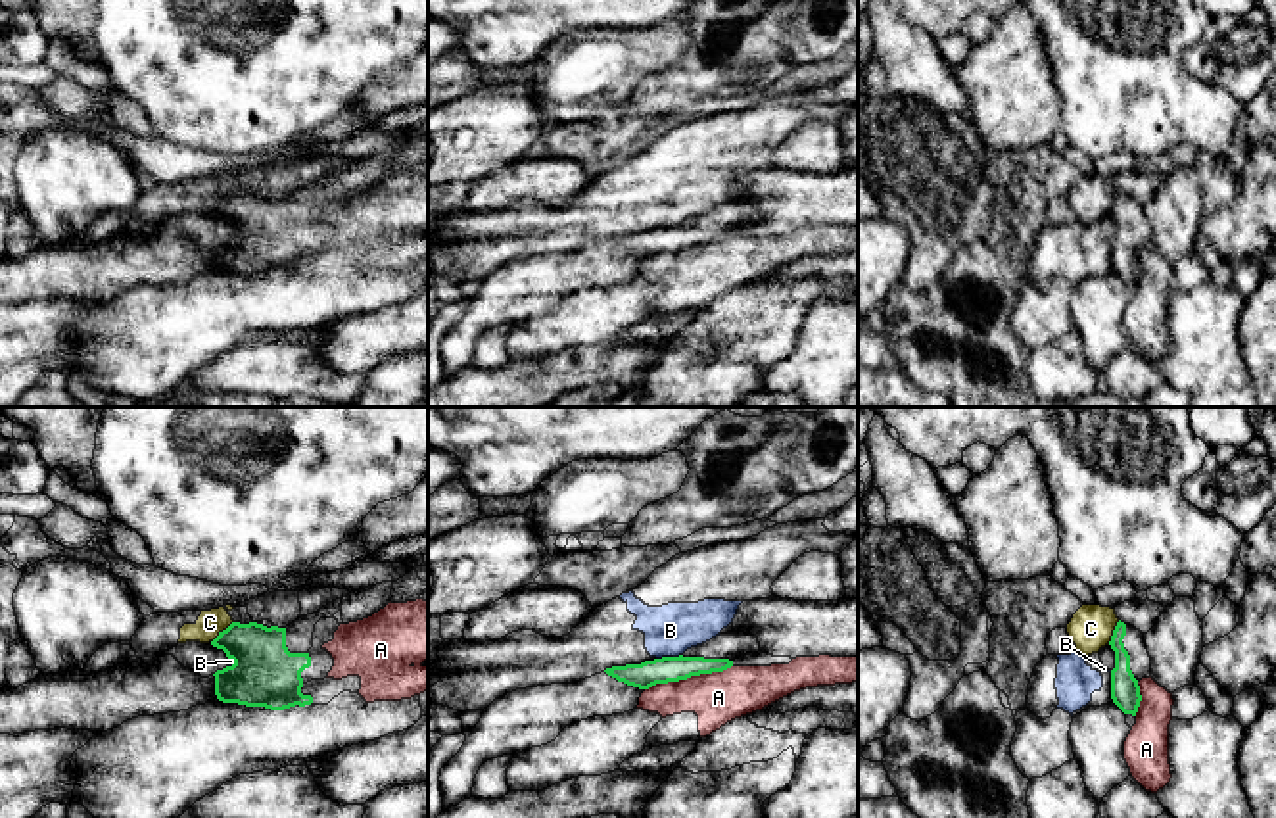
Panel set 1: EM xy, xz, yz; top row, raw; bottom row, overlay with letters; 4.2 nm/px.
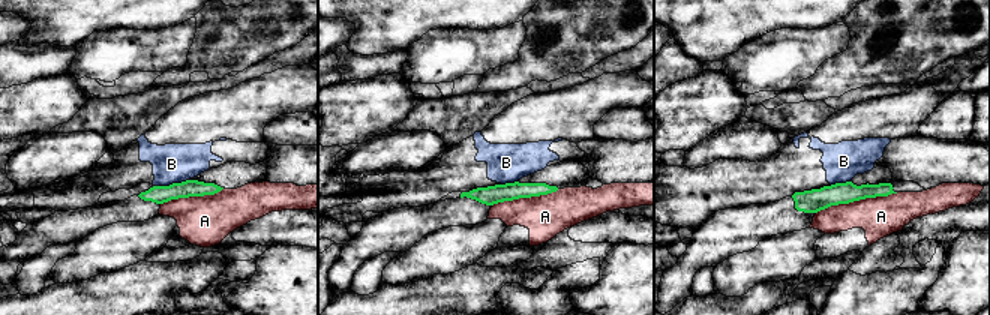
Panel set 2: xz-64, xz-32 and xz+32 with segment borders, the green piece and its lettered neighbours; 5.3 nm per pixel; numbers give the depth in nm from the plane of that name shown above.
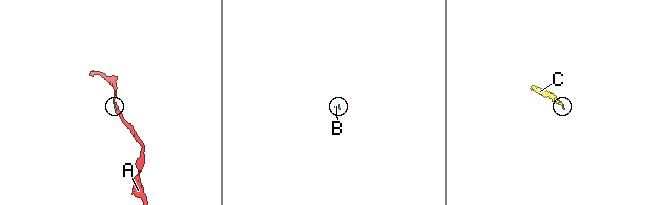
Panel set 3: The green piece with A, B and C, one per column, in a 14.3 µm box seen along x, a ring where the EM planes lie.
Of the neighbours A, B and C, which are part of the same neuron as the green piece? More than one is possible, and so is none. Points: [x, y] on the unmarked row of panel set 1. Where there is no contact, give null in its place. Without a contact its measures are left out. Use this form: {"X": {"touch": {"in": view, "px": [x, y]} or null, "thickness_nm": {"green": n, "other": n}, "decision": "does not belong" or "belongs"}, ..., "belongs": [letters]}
{"A": {"touch": {"in": "xz", "px": [687, 246]}, "thickness_nm": {"green": 110, "other": 220}, "decision": "does not belong"}, "B": {"touch": {"in": "xz", "px": [668, 227]}, "thickness_nm": {"green": 110, "other": 220}, "decision": "does not belong"}, "C": {"touch": {"in": "xy", "px": [221, 202]}, "thickness_nm": {"green": 280, "other": 110}, "decision": "does not belong"}, "belongs": []}

